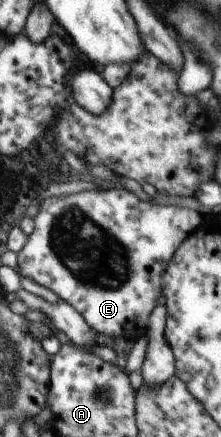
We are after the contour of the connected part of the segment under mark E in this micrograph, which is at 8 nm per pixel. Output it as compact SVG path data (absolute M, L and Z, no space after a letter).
M110 186L76 195L46 198L32 221L35 224L33 232L26 237L26 243L16 254L18 271L71 305L91 330L115 341L117 337L123 337L127 325L131 331L135 331L148 321L149 313L155 307L155 297L159 297L165 269L176 249L188 239L189 233L199 228L201 217L197 215L195 221L193 209L149 204L149 201L141 201L141 197L129 192L129 189Z

